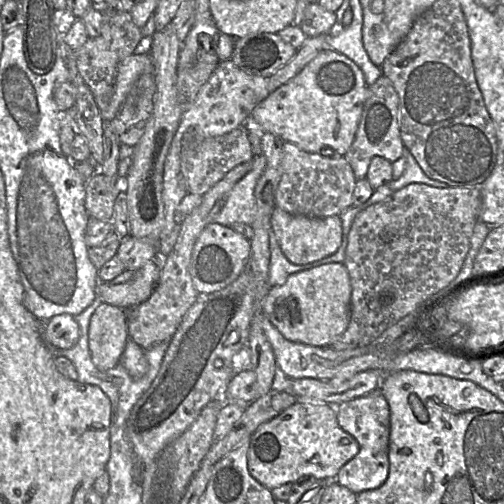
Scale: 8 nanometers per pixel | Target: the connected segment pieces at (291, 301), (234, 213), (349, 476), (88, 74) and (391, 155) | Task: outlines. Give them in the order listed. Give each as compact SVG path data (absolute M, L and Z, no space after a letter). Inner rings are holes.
M328 263L288 276L283 285L271 287L263 301L263 313L288 340L317 347L329 347L347 329L351 316L351 282L344 263Z
M252 126L248 138L253 150L253 169L247 173L232 188L224 206L215 216L211 224L220 224L230 227L234 223L251 225L256 214L256 199L254 189L265 166L266 158L261 150L261 131Z
M380 389L339 404L337 420L340 427L358 442L358 454L339 470L336 481L358 494L379 488L389 475L390 408Z
M107 10L103 14L103 26L100 35L95 38L89 37L84 45L75 50L78 71L89 87L101 112L108 107L112 98L120 63L126 57L134 55L142 36L141 29L133 22L130 13Z
M381 75L375 83L368 86L368 97L363 106L354 141L344 155L357 180L366 178L374 156L381 156L391 163L402 157L405 146L400 136L398 105L398 94L387 77Z

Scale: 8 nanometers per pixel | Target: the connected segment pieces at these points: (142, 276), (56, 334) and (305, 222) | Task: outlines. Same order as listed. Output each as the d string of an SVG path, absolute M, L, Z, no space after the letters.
M154 259L138 269L126 283L109 286L109 283L99 281L96 298L124 310L134 308L150 298L159 282L161 270L162 266Z
M65 313L45 322L42 334L48 345L62 350L72 348L78 342L80 331L74 316Z
M275 207L270 223L283 254L295 265L304 265L328 257L337 252L342 242L342 222L339 215L310 217L291 214Z

